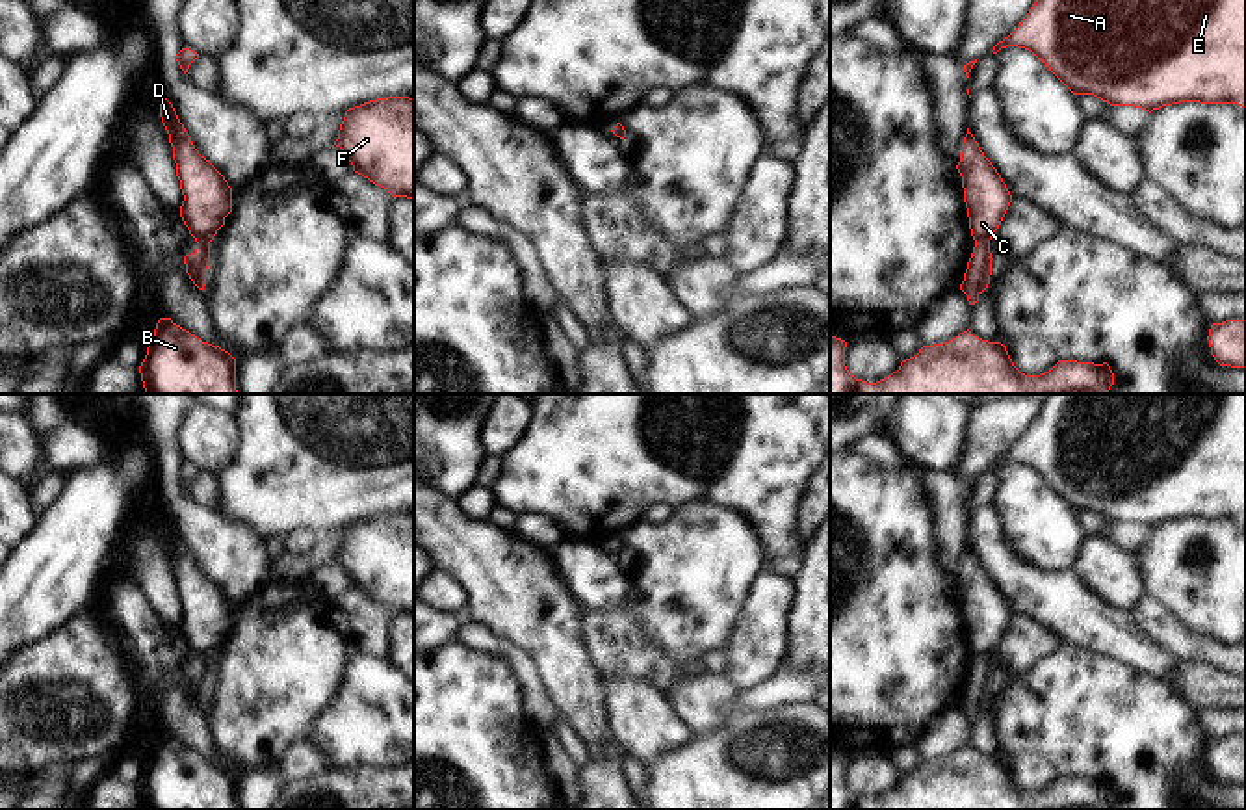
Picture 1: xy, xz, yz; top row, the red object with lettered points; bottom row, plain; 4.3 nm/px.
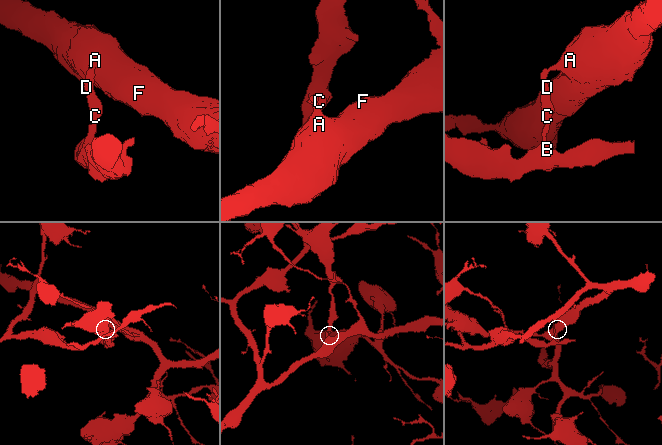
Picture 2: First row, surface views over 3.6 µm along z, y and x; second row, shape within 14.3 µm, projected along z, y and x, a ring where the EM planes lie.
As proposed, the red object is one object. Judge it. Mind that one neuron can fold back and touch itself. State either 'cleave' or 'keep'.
cleave

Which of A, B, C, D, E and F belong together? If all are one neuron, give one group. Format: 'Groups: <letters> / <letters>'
Groups: A C D E F / B.

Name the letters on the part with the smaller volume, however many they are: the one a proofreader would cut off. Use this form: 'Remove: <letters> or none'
Remove: B

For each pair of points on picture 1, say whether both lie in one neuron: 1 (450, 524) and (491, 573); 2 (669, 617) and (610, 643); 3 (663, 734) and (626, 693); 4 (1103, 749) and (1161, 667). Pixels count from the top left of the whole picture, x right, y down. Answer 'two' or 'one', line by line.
1: one
2: one
3: one
4: two

